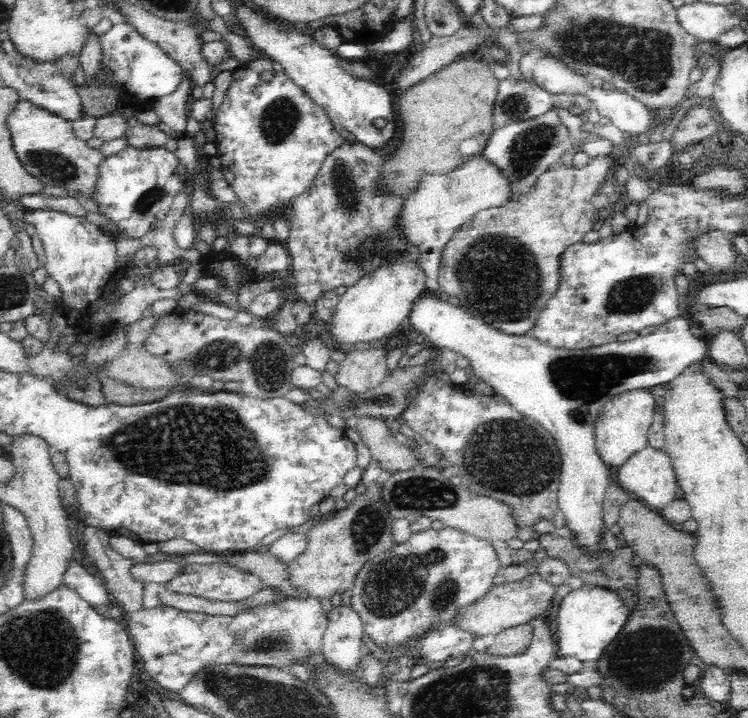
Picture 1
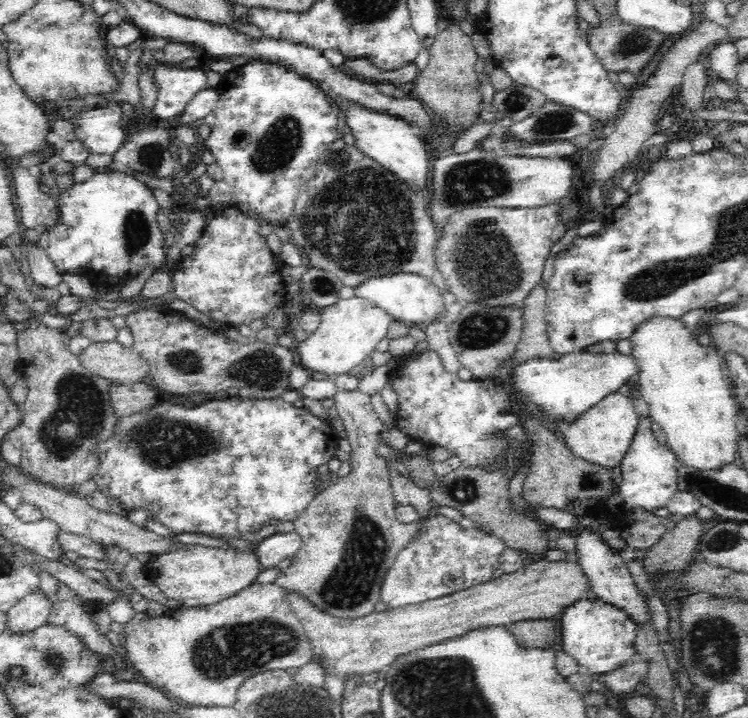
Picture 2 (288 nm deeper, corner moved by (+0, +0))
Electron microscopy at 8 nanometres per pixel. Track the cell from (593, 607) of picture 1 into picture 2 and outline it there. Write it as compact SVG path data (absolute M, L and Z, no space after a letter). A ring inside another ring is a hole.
M602 598L576 600L562 612L564 652L574 656L578 664L586 666L590 674L602 674L626 666L632 658L636 658L634 638L636 638L636 620L632 620L632 616L620 606L610 604Z

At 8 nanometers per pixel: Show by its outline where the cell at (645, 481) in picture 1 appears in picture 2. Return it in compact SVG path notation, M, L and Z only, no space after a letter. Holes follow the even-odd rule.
M642 418L640 420L640 430L632 442L632 446L628 448L626 456L622 458L620 466L622 466L622 486L620 486L620 496L622 496L622 506L632 512L632 510L644 510L650 512L654 508L666 508L668 502L680 492L680 462L676 458L676 454L662 444L654 432L650 430L652 420Z

